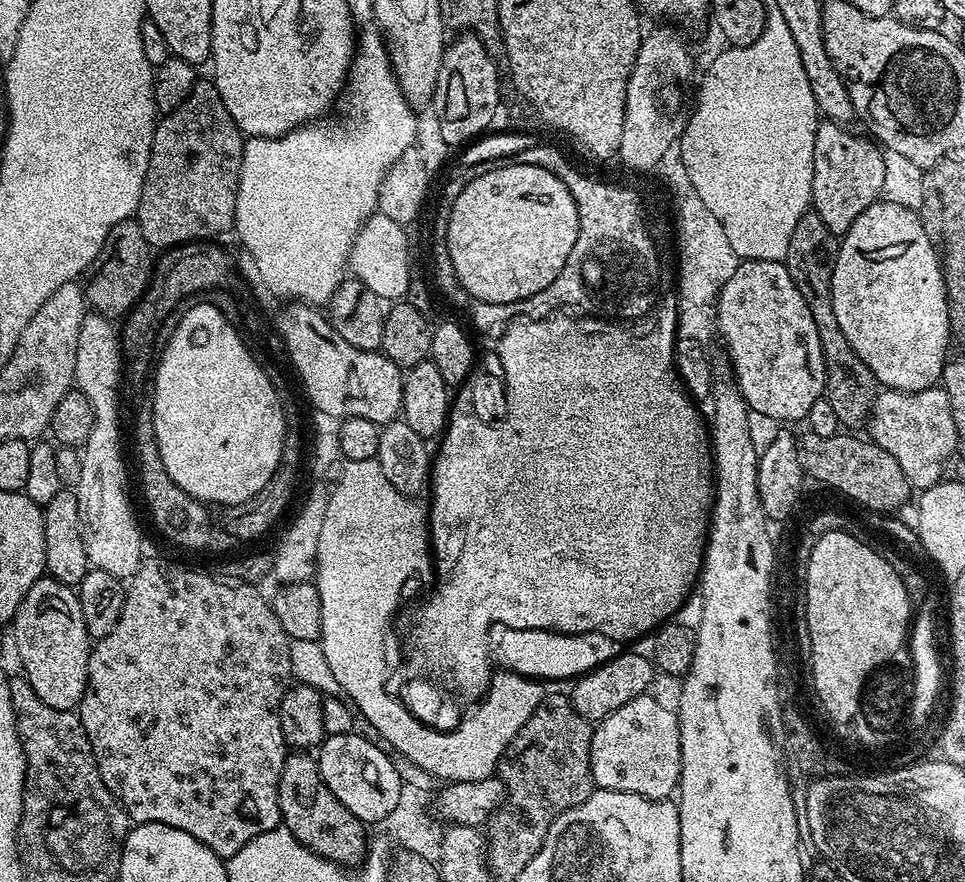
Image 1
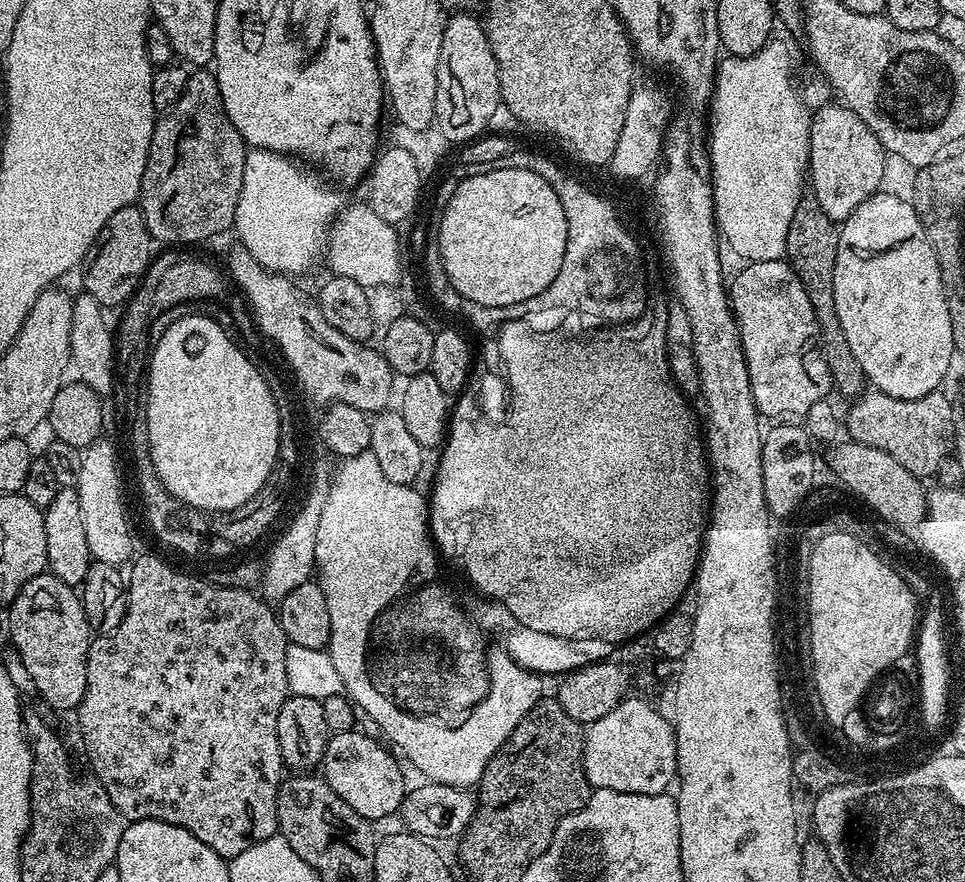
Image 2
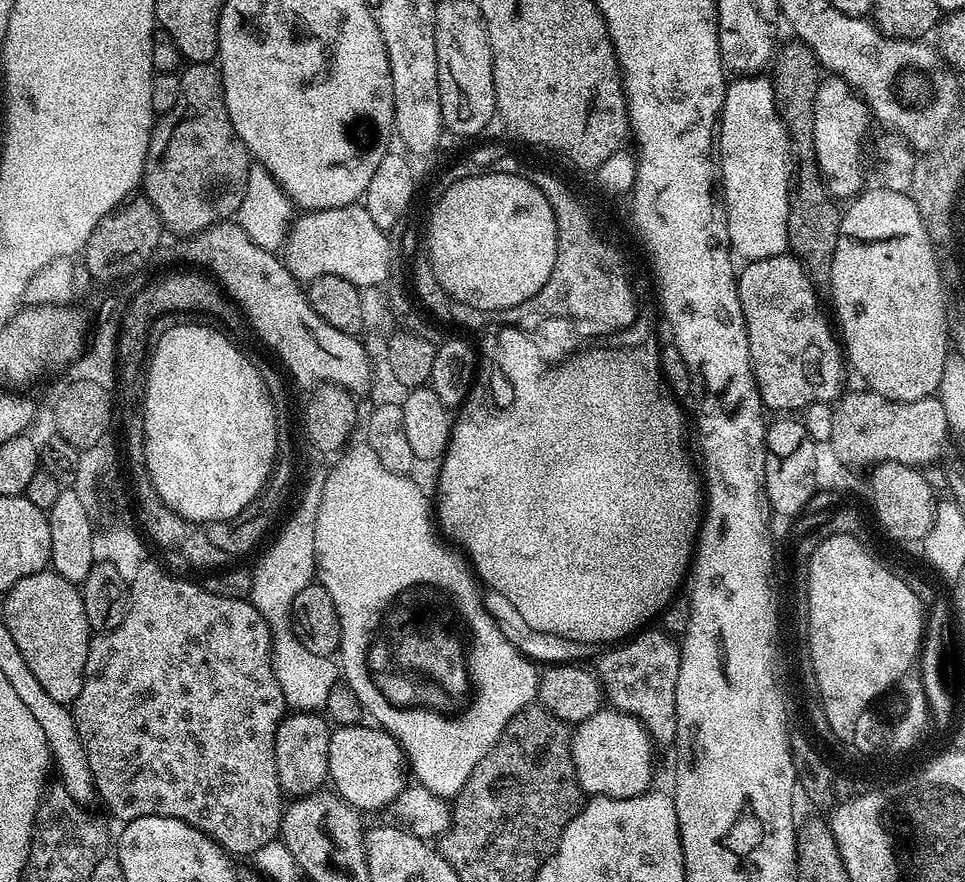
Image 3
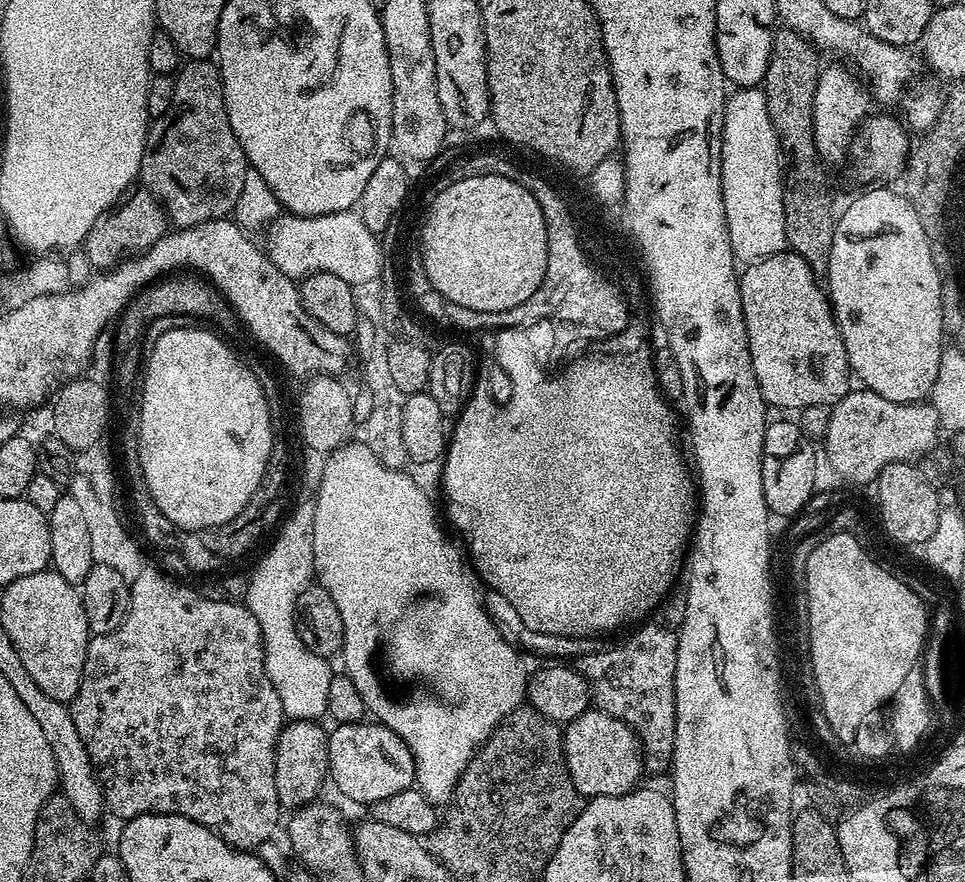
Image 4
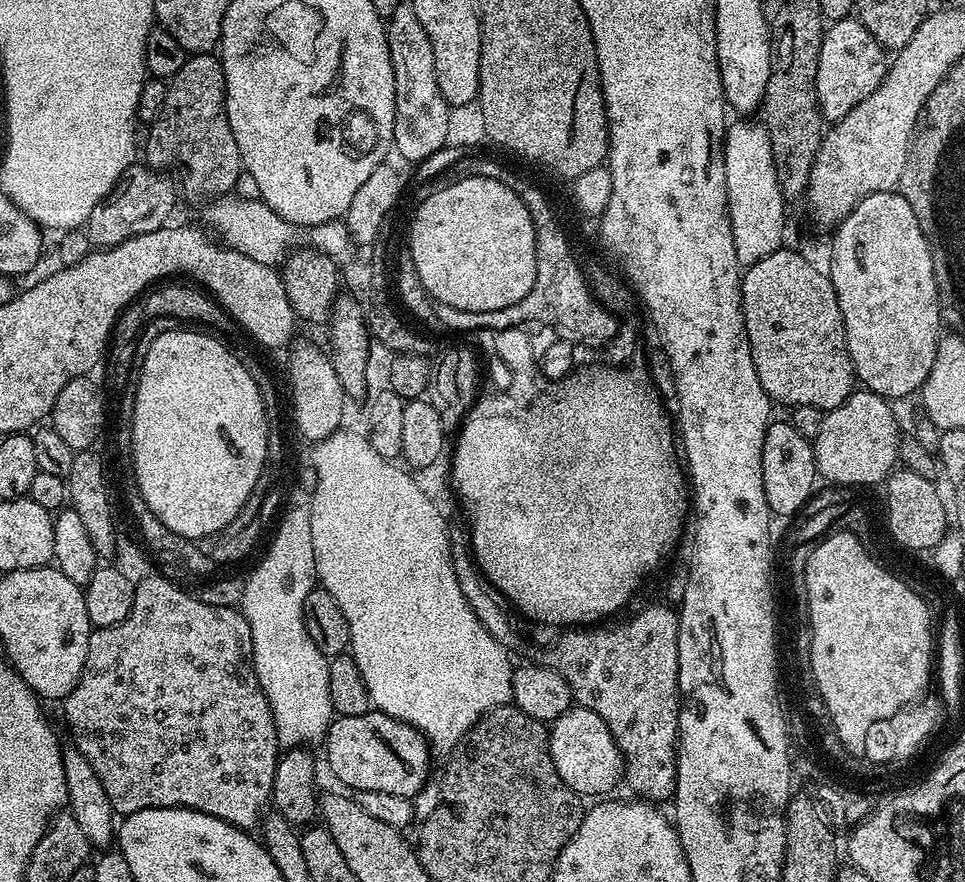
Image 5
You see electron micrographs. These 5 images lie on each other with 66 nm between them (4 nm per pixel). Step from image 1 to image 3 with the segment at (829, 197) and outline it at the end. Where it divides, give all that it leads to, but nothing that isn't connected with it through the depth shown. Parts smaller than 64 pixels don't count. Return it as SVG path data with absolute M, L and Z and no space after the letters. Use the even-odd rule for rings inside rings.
M833 75L821 79L814 98L812 141L824 188L837 202L851 201L865 187L864 139L868 136L868 124L870 113L867 106L844 80Z

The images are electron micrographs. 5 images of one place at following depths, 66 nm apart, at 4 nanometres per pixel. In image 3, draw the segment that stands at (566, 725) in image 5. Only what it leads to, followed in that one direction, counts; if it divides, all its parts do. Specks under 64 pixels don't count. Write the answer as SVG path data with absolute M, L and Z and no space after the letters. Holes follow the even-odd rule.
M611 706L601 707L581 724L575 725L572 734L574 770L582 790L589 796L634 798L653 787L652 775L656 764L652 761L654 741L644 723L629 712L618 712Z

